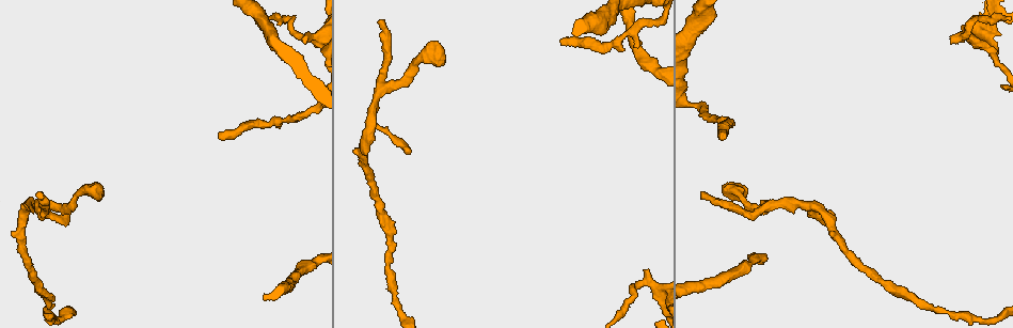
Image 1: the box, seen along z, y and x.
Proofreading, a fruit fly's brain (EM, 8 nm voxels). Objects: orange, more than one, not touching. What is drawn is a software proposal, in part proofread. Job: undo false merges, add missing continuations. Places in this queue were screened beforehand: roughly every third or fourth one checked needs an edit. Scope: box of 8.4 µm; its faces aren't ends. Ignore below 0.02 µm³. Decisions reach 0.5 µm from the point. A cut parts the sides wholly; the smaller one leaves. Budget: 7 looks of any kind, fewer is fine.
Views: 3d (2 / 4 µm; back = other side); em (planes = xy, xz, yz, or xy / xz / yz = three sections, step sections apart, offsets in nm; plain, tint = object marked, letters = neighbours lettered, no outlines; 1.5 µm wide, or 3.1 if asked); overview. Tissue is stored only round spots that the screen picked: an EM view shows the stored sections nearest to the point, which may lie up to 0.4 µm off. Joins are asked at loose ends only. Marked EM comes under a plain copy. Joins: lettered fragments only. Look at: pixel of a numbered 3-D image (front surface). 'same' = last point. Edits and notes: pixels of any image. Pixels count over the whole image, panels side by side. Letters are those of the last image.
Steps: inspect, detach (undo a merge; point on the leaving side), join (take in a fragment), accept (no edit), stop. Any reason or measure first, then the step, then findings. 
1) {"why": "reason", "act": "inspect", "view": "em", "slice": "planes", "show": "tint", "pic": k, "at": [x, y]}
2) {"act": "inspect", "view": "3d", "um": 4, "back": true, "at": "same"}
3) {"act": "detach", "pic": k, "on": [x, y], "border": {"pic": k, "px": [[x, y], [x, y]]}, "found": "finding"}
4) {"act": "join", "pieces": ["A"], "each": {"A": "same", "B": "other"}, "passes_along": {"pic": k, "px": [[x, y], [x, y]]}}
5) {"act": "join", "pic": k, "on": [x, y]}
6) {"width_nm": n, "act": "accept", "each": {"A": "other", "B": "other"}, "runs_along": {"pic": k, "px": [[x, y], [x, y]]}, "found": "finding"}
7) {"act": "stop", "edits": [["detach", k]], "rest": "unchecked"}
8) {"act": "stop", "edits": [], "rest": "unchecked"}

{"why": "thin neck", "act": "inspect", "view": "3d", "um": 2, "pic": 1, "at": [389, 268]}

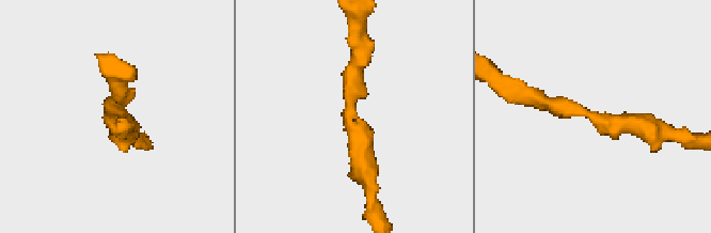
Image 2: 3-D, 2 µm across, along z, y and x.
{"why": "shape alone is not enough", "act": "inspect", "view": "em", "slice": "planes", "show": "tint", "pic": 2, "at": [115, 108]}

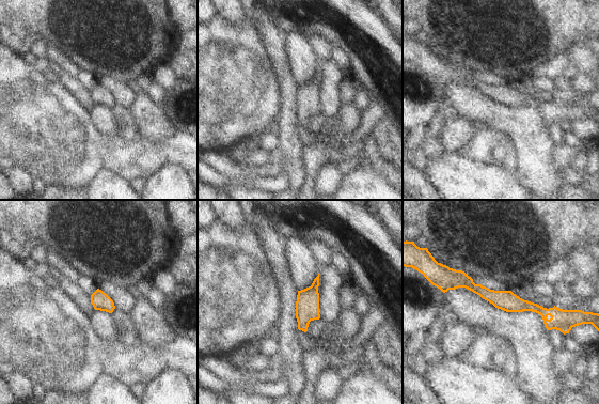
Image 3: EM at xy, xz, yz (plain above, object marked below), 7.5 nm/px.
{"act": "inspect", "view": "em", "slice": "planes", "show": "letters", "at": "same"}

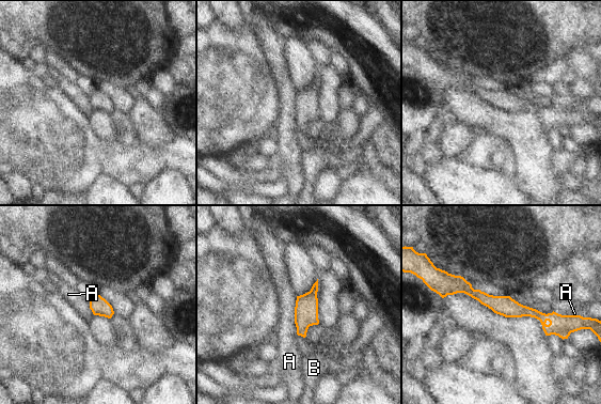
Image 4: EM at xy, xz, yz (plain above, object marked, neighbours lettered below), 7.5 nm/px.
{"width_nm": 140, "act": "accept", "each": {"A": "other", "B": "other"}, "runs_along": {"pic": 4, "px": [[442, 292], [465, 288], [567, 320]]}, "found": "all the same cell"}

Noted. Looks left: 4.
{"why": "free end", "act": "inspect", "view": "em", "slice": "xz", "step": 4, "show": "letters", "pic": 1, "at": [833, 212]}

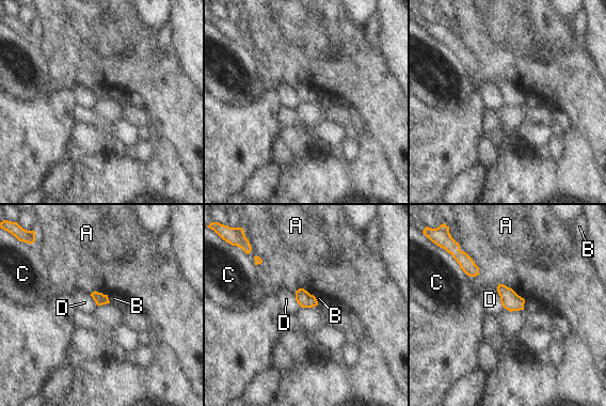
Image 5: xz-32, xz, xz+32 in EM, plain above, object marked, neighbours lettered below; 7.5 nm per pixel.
{"act": "accept", "each": {"A": "other", "B": "other", "C": "other", "D": "other"}, "border": {"pic": 5, "px": [[496, 290], [499, 301], [505, 308]]}, "found": "none of them fits"}

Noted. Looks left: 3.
{"why": "thin end", "act": "inspect", "view": "em", "slice": "xz", "step": 4, "show": "letters", "pic": 1, "at": [639, 45]}

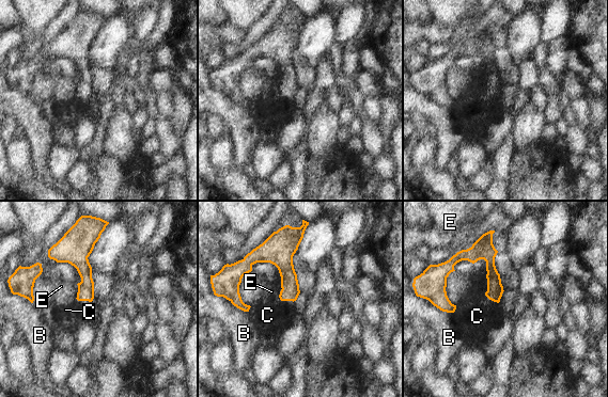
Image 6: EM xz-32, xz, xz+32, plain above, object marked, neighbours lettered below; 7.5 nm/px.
{"width_nm": 130, "act": "accept", "each": {"B": "other", "C": "other", "E": "other"}, "runs_along": {"pic": 6, "px": [[301, 229], [246, 266], [236, 299]]}, "found": "none of them fits"}

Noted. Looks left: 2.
{"act": "stop", "edits": [], "rest": "unchecked"}

